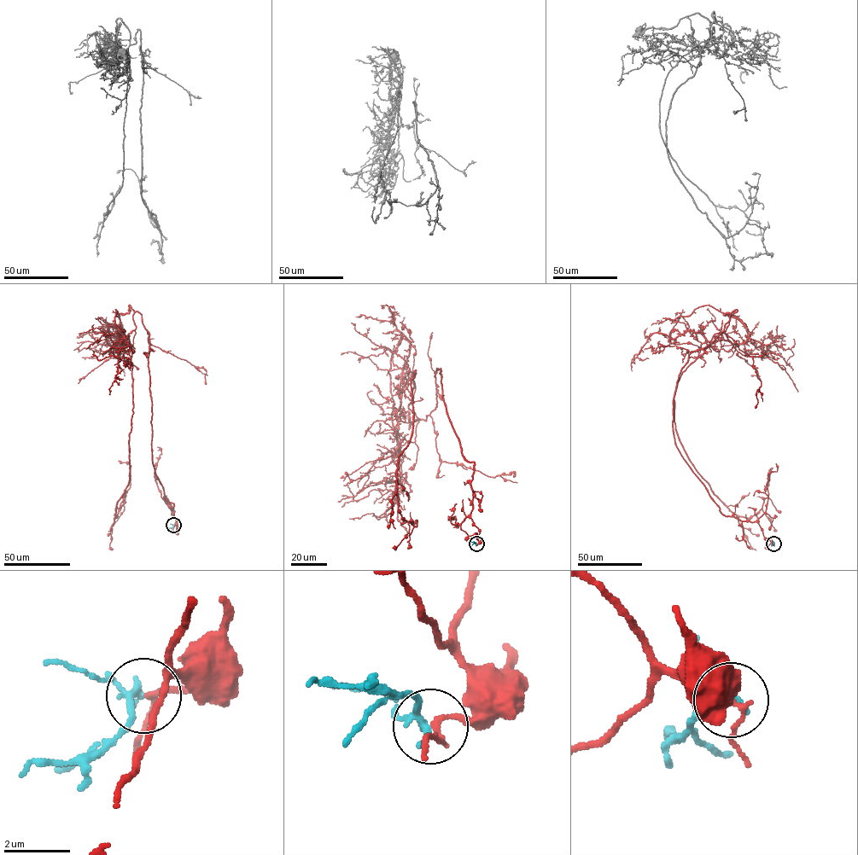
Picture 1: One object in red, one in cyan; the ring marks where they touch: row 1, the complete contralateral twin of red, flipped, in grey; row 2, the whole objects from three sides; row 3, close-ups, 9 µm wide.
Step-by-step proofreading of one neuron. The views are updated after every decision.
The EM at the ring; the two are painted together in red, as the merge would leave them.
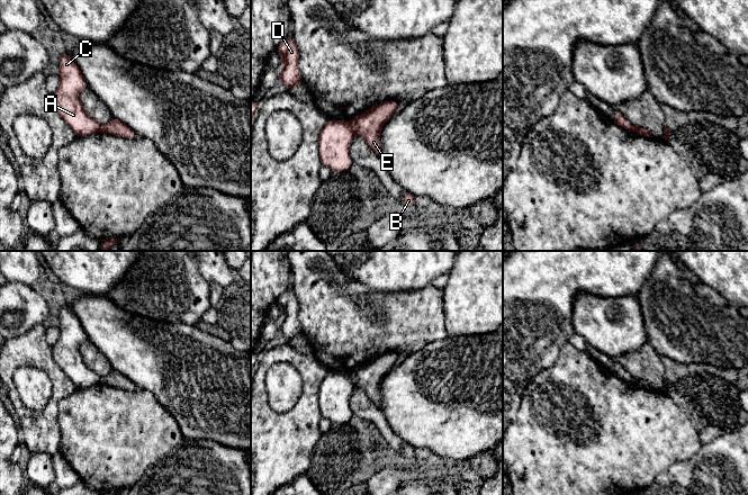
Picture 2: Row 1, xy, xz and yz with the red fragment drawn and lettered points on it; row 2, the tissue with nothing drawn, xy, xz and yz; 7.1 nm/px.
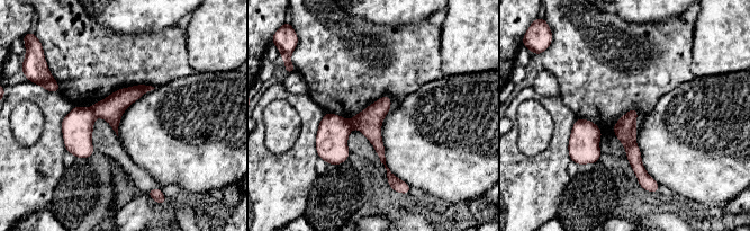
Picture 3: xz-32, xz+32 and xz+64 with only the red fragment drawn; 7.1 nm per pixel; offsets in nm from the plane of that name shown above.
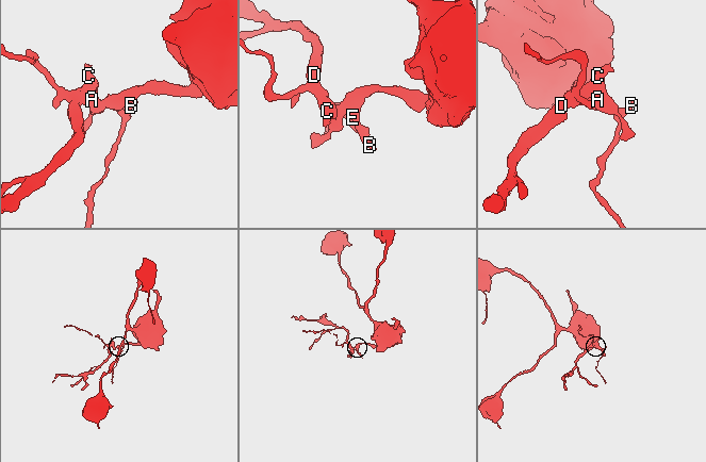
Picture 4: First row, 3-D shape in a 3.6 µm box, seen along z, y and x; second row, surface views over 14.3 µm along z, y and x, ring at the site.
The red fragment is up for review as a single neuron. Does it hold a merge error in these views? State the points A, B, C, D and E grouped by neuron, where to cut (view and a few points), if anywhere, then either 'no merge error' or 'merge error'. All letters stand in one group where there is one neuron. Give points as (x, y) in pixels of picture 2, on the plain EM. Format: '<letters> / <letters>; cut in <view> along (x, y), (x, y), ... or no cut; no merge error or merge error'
A C D / B E; cut in xz along (348, 375), (354, 384); merge error

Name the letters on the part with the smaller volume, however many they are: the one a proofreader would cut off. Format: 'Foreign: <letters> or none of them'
Foreign: A, C, D

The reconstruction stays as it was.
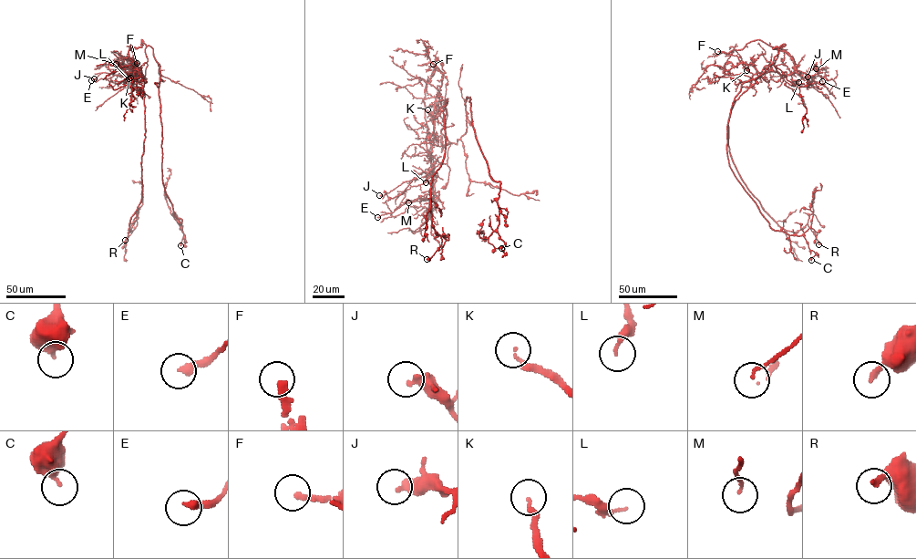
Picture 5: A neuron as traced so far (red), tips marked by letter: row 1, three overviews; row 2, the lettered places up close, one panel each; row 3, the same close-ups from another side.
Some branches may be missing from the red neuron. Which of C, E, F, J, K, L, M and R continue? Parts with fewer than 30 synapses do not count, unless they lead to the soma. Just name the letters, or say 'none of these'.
F, K

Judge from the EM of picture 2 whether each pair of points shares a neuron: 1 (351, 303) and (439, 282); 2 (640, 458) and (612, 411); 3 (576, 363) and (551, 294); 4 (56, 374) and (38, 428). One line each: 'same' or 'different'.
1: different
2: same
3: different
4: same

